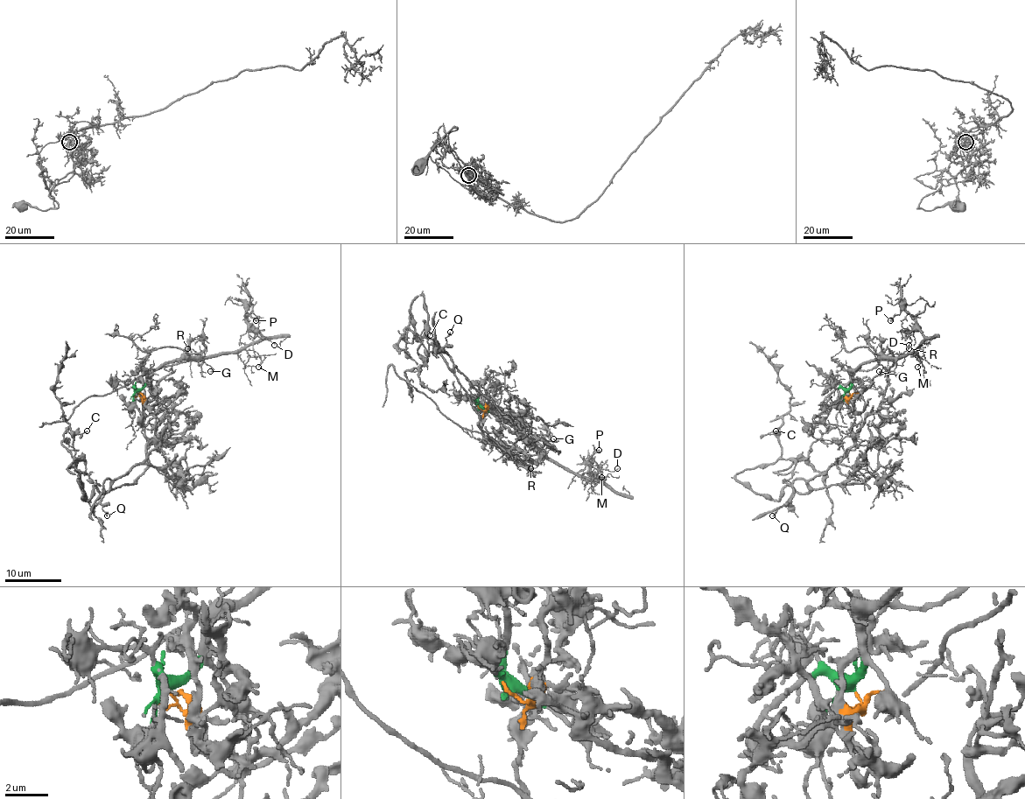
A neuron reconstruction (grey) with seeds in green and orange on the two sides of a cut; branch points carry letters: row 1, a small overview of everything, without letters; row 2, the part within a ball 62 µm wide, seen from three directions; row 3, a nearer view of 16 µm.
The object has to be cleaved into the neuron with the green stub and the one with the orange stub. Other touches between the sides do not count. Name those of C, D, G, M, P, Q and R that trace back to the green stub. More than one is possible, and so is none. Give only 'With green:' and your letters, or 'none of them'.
With green: D, G, M, P, R

